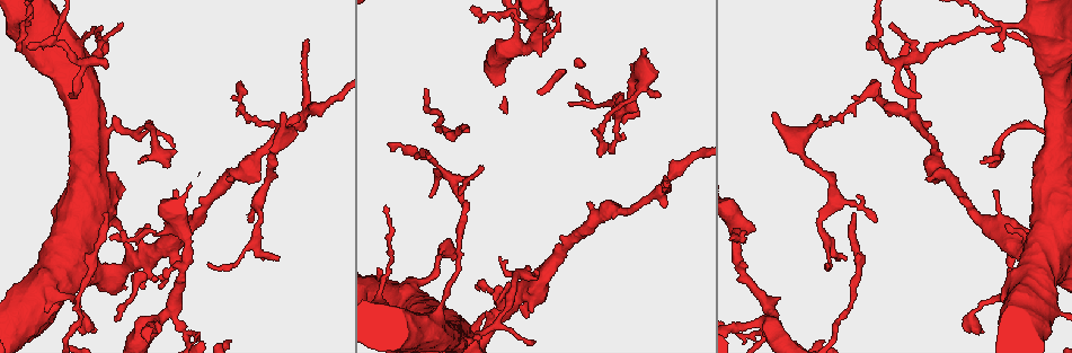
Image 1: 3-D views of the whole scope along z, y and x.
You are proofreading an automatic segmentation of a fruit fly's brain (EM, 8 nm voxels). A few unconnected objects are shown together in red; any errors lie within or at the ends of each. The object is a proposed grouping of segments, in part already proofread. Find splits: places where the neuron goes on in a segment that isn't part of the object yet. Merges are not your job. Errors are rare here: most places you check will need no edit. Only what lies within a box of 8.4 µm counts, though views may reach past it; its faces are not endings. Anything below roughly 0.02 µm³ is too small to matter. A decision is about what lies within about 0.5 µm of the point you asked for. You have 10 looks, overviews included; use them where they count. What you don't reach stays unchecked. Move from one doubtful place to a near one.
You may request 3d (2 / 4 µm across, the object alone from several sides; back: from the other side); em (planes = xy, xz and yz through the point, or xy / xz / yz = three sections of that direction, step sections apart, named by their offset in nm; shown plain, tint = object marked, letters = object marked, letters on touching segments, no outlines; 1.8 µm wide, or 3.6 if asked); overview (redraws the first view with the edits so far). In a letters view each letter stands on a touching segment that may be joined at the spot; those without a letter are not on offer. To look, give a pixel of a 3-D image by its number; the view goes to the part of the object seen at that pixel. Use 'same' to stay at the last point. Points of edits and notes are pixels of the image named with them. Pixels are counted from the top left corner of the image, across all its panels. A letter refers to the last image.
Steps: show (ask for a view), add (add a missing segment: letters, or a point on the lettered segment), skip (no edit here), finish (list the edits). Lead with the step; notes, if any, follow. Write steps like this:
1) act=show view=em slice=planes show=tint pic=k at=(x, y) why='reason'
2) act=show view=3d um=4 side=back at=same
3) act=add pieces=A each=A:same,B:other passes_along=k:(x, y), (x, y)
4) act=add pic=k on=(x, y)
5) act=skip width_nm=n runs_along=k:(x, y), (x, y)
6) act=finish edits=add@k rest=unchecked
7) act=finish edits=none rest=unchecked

act=show view=em slice=planes show=letters pic=1 at=(670, 183) why='an open end'

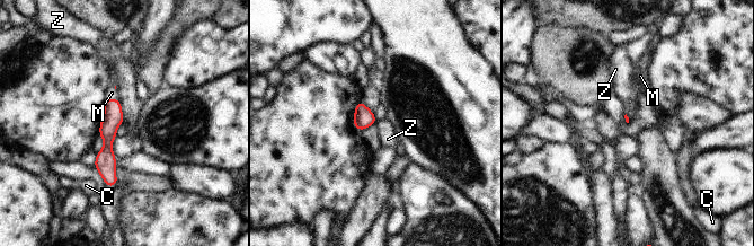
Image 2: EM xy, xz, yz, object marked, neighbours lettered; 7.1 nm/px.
act=add pieces=M each=C:other,M:same,Z:other passes_along=2:(113, 116), (111, 99), (112, 93) found='the neuron continues'

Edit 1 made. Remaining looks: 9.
act=show view=overview

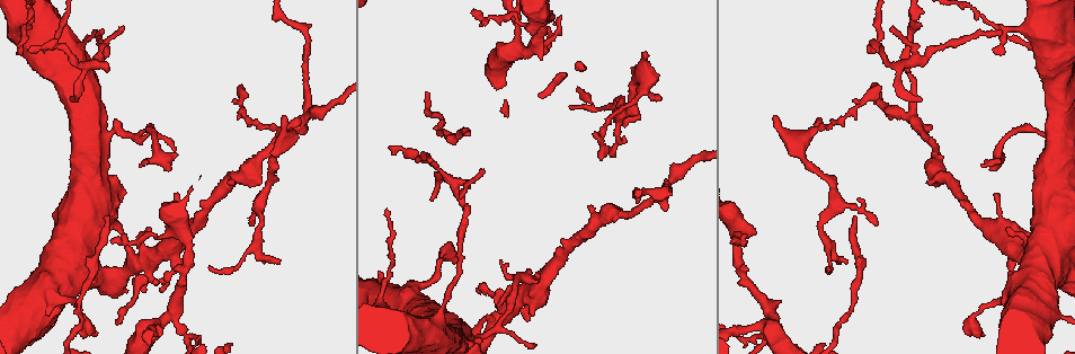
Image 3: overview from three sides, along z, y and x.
act=show view=3d um=4 pic=3 at=(429, 200)

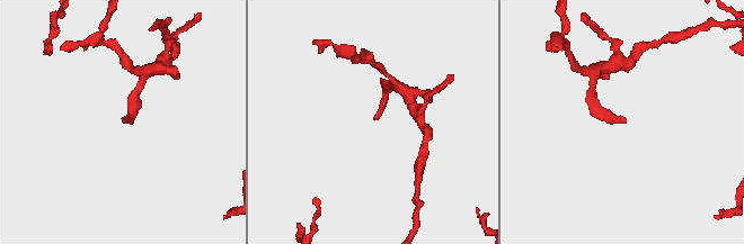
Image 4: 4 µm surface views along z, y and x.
act=show view=em slice=xy step=16 show=tint pic=4 at=(122, 120)

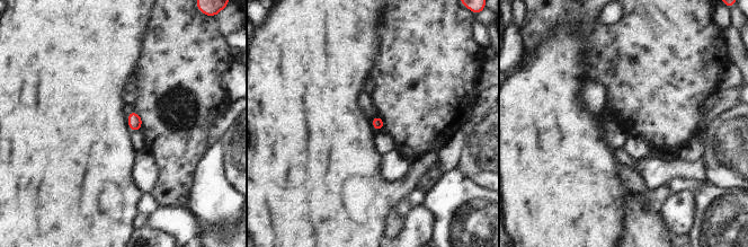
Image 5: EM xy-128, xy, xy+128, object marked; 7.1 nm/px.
act=show view=em slice=planes show=letters at=same

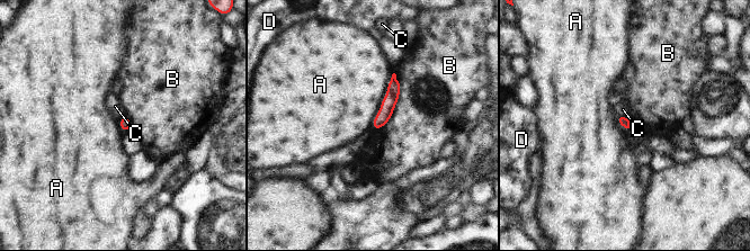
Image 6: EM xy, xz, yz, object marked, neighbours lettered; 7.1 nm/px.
act=skip each=A:other,B:other,C:other,D:other runs_along=6:(393, 80), (386, 111), (375, 125) found='none of them fits'

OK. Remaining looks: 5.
act=show view=3d um=4 side=back pic=3 at=(106, 215) why='branch stops here'

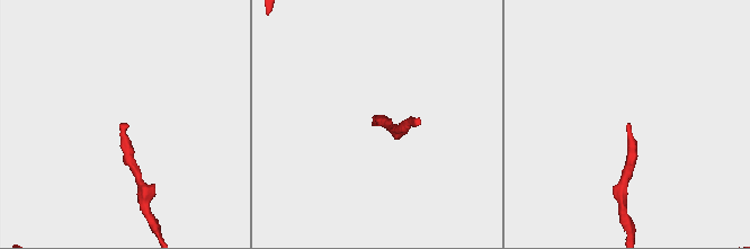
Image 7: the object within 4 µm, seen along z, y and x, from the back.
act=show view=em slice=yz step=4 show=letters pic=7 at=(373, 122) why='now the EM'

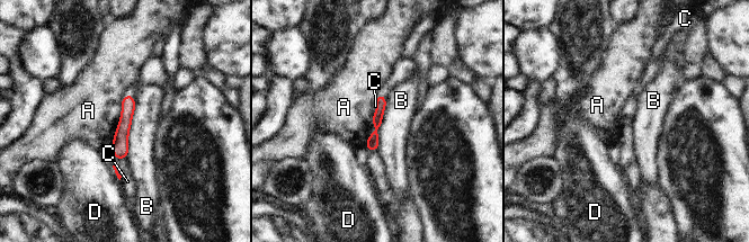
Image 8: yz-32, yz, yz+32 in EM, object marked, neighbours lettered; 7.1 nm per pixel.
act=skip each=A:other,B:other,C:other,D:other runs_along=8:(128, 97), (127, 114), (117, 157) found='no lettered segment goes on from it'

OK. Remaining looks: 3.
act=show view=3d um=2 pic=3 at=(776, 116) why='an open end'

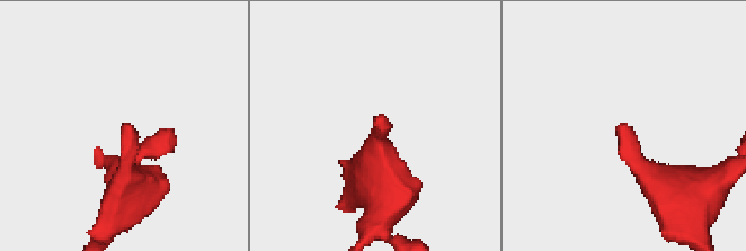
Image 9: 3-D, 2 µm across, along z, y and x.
act=show view=em slice=planes show=plain pic=9 at=(617, 127)

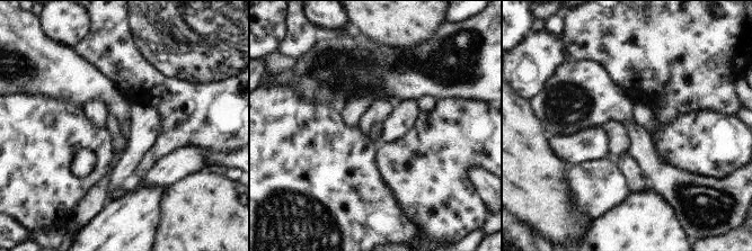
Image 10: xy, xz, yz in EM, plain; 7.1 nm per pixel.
act=show view=em slice=planes show=letters at=same

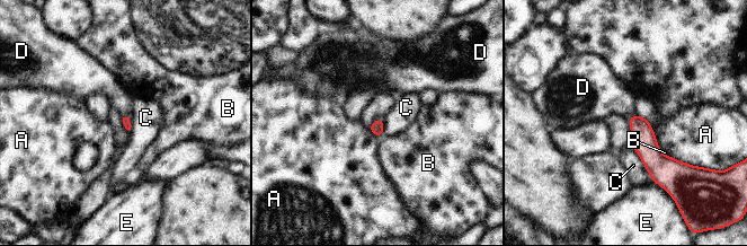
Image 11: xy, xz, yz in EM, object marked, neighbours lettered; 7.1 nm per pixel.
act=add pieces=D longest_contact=C:300nm each=A:other,B:other,C:other,D:same,E:other passes_along=11:(643, 140), (631, 116), (605, 93) found='it goes on there'

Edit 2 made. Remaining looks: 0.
act=finish edits=add@2,add@11 rest=unchecked

